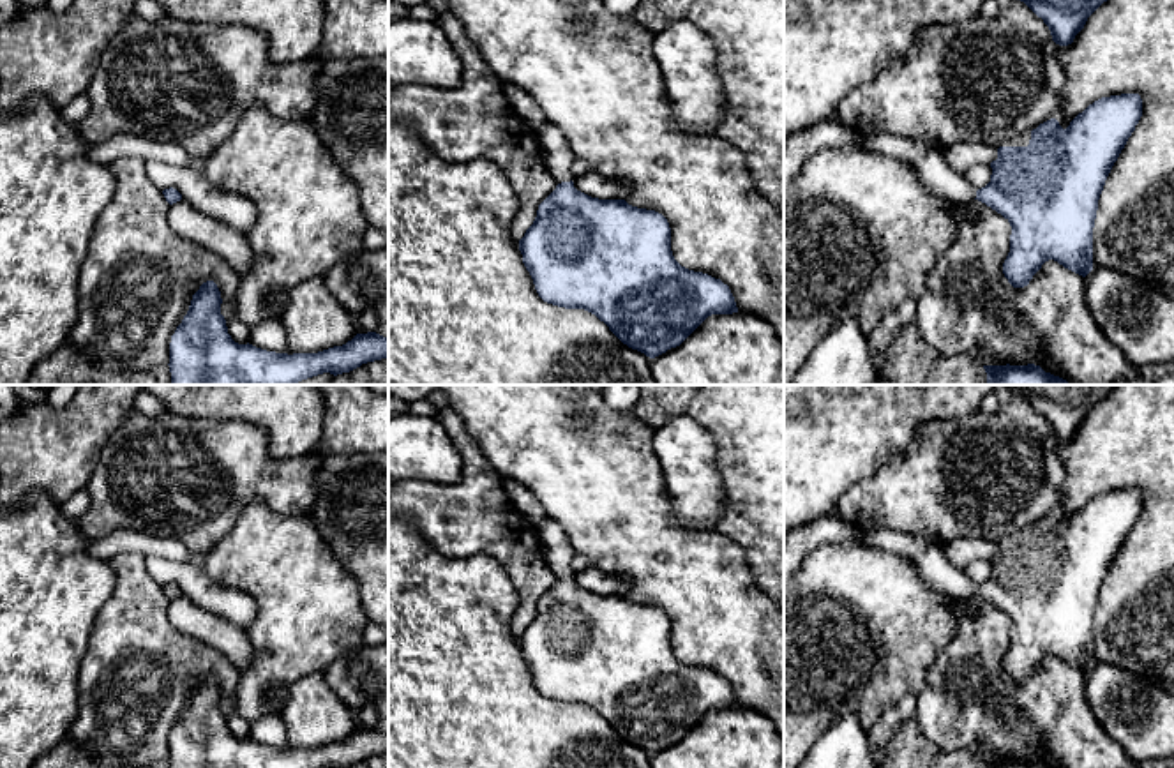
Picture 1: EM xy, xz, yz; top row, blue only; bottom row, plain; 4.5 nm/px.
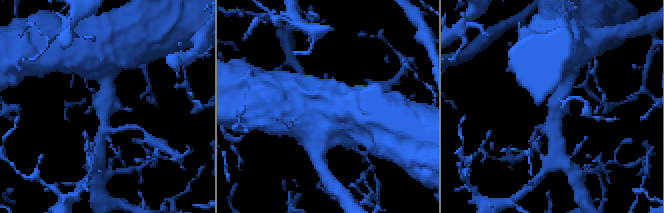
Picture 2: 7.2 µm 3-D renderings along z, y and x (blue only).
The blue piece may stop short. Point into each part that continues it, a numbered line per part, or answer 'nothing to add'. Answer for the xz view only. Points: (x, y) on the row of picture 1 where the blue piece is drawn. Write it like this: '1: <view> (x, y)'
1: xz (555, 149)

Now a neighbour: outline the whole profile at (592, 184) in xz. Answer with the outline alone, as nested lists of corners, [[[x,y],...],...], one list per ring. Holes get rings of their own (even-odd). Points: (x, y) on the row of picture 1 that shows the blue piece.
[[[588,171],[583,177],[574,177],[572,182],[577,191],[591,198],[625,200],[628,196],[628,187],[625,184],[606,178],[595,171]]]

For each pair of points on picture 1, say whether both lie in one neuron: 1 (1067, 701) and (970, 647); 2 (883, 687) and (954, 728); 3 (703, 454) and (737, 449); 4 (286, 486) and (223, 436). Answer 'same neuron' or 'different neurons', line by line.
1: same neuron
2: different neurons
3: different neurons
4: same neuron

